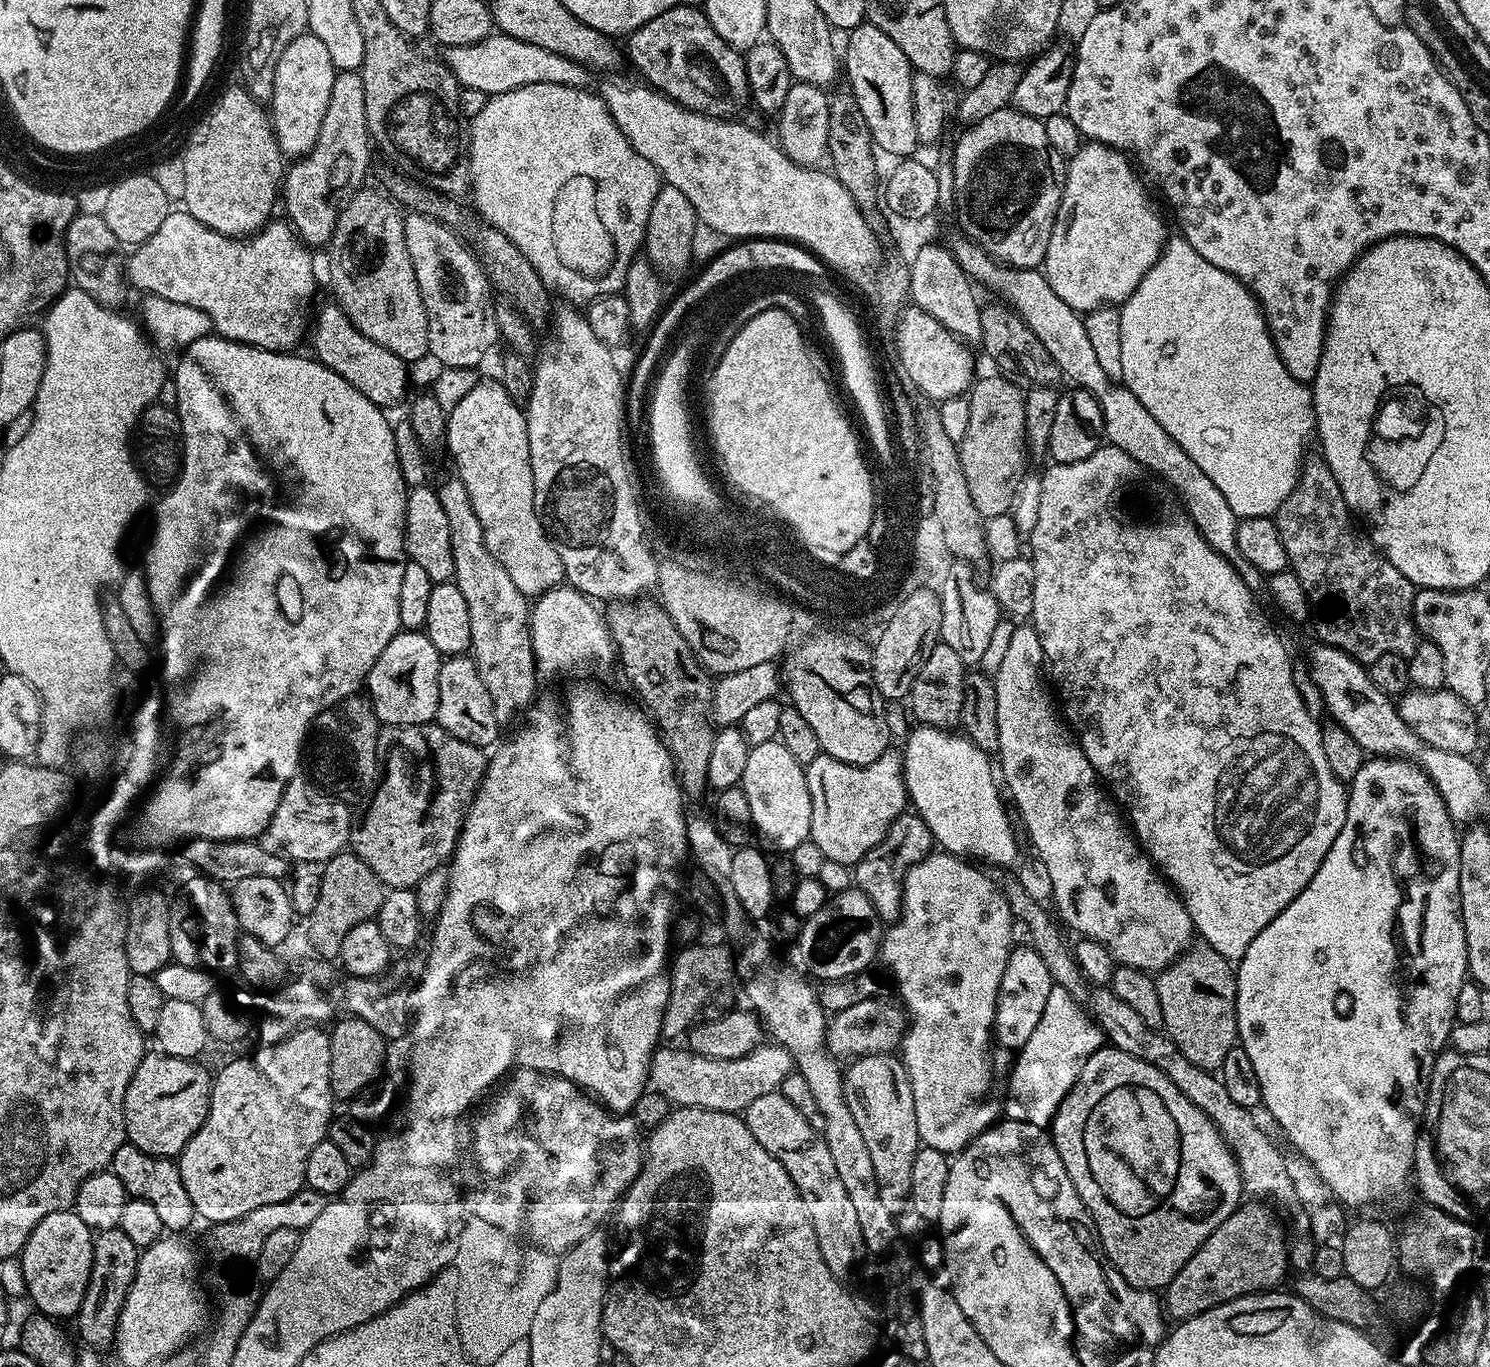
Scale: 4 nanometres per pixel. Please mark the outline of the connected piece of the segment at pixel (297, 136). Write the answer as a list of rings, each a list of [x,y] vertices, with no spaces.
[[[305,30],[282,50],[282,58],[278,58],[278,67],[274,70],[270,119],[285,157],[299,158],[314,146],[318,130],[322,130],[322,118],[326,118],[326,106],[330,106],[330,89],[334,87],[337,71],[326,46],[310,31]]]

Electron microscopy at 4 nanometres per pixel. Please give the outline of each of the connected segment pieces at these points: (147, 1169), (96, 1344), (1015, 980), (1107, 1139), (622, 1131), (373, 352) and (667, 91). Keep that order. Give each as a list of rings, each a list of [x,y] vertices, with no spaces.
[[[130,1143],[118,1146],[110,1165],[110,1171],[122,1182],[129,1197],[142,1198],[142,1202],[150,1202],[156,1213],[162,1217],[165,1229],[172,1234],[180,1234],[197,1219],[194,1202],[190,1202],[190,1194],[186,1194],[186,1186],[182,1186],[180,1165],[175,1159],[167,1156],[151,1156],[138,1150]]]
[[[119,1226],[102,1228],[95,1233],[92,1241],[90,1282],[86,1286],[80,1311],[74,1317],[76,1328],[87,1347],[103,1350],[107,1344],[109,1347],[115,1341],[120,1311],[126,1302],[126,1294],[134,1282],[140,1254],[141,1249],[136,1248],[134,1242],[130,1242],[127,1234],[122,1234]]]
[[[1017,943],[1006,962],[1006,970],[1000,983],[1000,994],[996,999],[996,1023],[994,1040],[1004,1048],[1021,1050],[1034,1033],[1038,1022],[1042,1021],[1043,1010],[1053,987],[1050,970],[1046,970],[1046,962],[1042,962],[1042,954],[1032,947],[1031,943]]]
[[[1111,1046],[1100,1047],[1094,1054],[1090,1054],[1089,1060],[1078,1074],[1076,1084],[1066,1094],[1053,1116],[1050,1135],[1053,1146],[1062,1158],[1062,1166],[1066,1166],[1066,1174],[1070,1174],[1070,1182],[1074,1182],[1074,1190],[1078,1190],[1086,1210],[1092,1216],[1092,1227],[1100,1238],[1100,1246],[1107,1263],[1113,1264],[1122,1274],[1122,1278],[1126,1278],[1126,1282],[1130,1282],[1130,1286],[1135,1288],[1167,1288],[1174,1274],[1178,1274],[1178,1270],[1182,1270],[1182,1266],[1190,1262],[1202,1242],[1206,1242],[1206,1238],[1210,1238],[1210,1234],[1214,1234],[1214,1230],[1218,1230],[1218,1226],[1222,1226],[1222,1222],[1226,1222],[1226,1218],[1230,1218],[1230,1214],[1234,1214],[1234,1210],[1242,1203],[1240,1167],[1214,1122],[1205,1112],[1198,1110],[1198,1106],[1194,1106],[1194,1102],[1190,1102],[1190,1098],[1186,1098],[1186,1094],[1178,1090],[1178,1086],[1174,1086],[1174,1082],[1166,1078],[1166,1074],[1162,1074],[1162,1070],[1150,1066],[1150,1062],[1134,1058],[1134,1054],[1126,1054]]]
[[[535,1068],[515,1069],[505,1079],[503,1086],[499,1087],[497,1092],[487,1099],[481,1110],[482,1112],[472,1128],[470,1150],[480,1157],[480,1164],[483,1165],[484,1174],[488,1179],[483,1191],[476,1192],[475,1196],[469,1197],[465,1204],[474,1208],[485,1219],[495,1221],[495,1224],[503,1225],[504,1228],[512,1229],[513,1232],[527,1233],[533,1240],[538,1240],[549,1248],[564,1248],[564,1245],[573,1248],[581,1241],[580,1236],[589,1236],[592,1232],[597,1231],[601,1227],[600,1223],[607,1216],[609,1219],[614,1205],[628,1191],[628,1187],[636,1181],[636,1175],[640,1172],[642,1163],[642,1129],[640,1125],[632,1119],[631,1115],[608,1111],[603,1104],[593,1099],[583,1088],[579,1088],[573,1080],[564,1080],[560,1076],[540,1072]]]
[[[329,302],[329,304],[322,305],[317,312],[315,309],[314,319],[310,324],[310,340],[311,336],[313,348],[311,351],[314,353],[315,359],[325,364],[330,370],[334,370],[334,374],[346,378],[346,382],[350,382],[350,386],[354,386],[354,390],[366,394],[366,398],[370,398],[370,402],[389,406],[388,404],[398,403],[404,395],[406,395],[405,397],[409,395],[409,365],[402,358],[398,358],[398,354],[390,354],[390,350],[386,350],[386,346],[378,346],[378,342],[370,342],[370,338],[366,338],[366,334],[362,334],[358,330],[358,326],[354,326],[354,322],[350,322],[350,318],[346,318],[346,314],[340,309],[339,304]]]
[[[678,2],[670,10],[666,10],[662,14],[658,14],[658,18],[650,18],[650,22],[646,22],[646,26],[642,26],[638,30],[627,33],[628,52],[626,48],[626,60],[633,64],[638,71],[641,72],[643,79],[647,81],[657,92],[661,92],[669,99],[676,101],[682,107],[688,108],[690,111],[701,112],[703,115],[715,116],[719,118],[736,118],[744,107],[749,107],[750,97],[748,95],[748,78],[746,76],[746,66],[744,65],[744,56],[737,52],[735,48],[731,48],[722,38],[718,38],[718,30],[714,30],[714,26],[710,26],[708,16],[700,8],[692,8],[687,2]]]

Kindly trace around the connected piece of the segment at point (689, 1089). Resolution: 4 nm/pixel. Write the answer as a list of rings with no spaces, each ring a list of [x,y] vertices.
[[[775,1042],[761,1043],[760,1047],[750,1050],[750,1054],[742,1054],[742,1058],[706,1058],[689,1052],[684,1046],[672,1047],[676,1046],[660,1046],[652,1053],[648,1082],[651,1091],[662,1094],[669,1105],[678,1108],[740,1114],[750,1102],[754,1102],[754,1098],[777,1091],[782,1081],[794,1071],[791,1053]]]

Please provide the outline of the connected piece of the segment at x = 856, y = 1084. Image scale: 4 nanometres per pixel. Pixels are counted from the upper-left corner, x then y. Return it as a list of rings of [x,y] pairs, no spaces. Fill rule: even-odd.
[[[883,1052],[869,1056],[857,1056],[851,1061],[849,1068],[843,1069],[844,1093],[846,1106],[850,1106],[850,1114],[854,1114],[854,1122],[858,1131],[866,1141],[870,1159],[874,1165],[874,1174],[878,1177],[878,1194],[882,1198],[886,1210],[894,1214],[905,1210],[910,1190],[910,1174],[914,1167],[914,1154],[920,1149],[918,1134],[918,1118],[914,1118],[914,1090],[910,1086],[910,1078],[904,1069],[904,1061],[899,1055]]]

